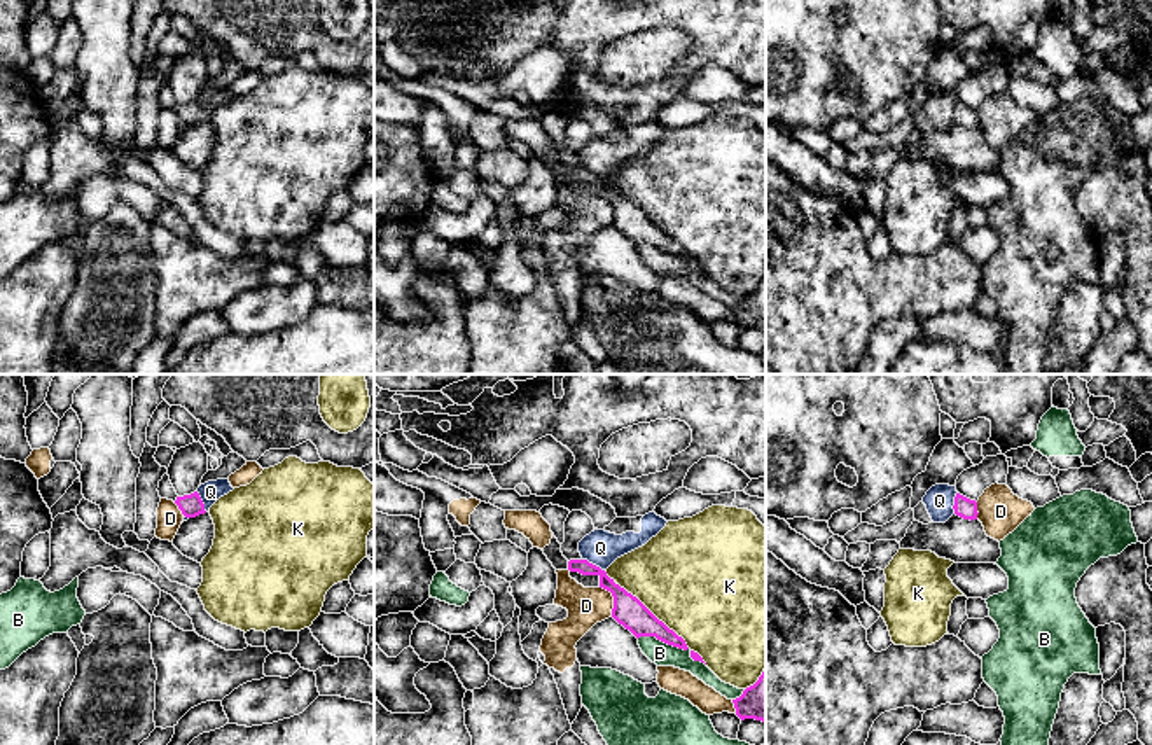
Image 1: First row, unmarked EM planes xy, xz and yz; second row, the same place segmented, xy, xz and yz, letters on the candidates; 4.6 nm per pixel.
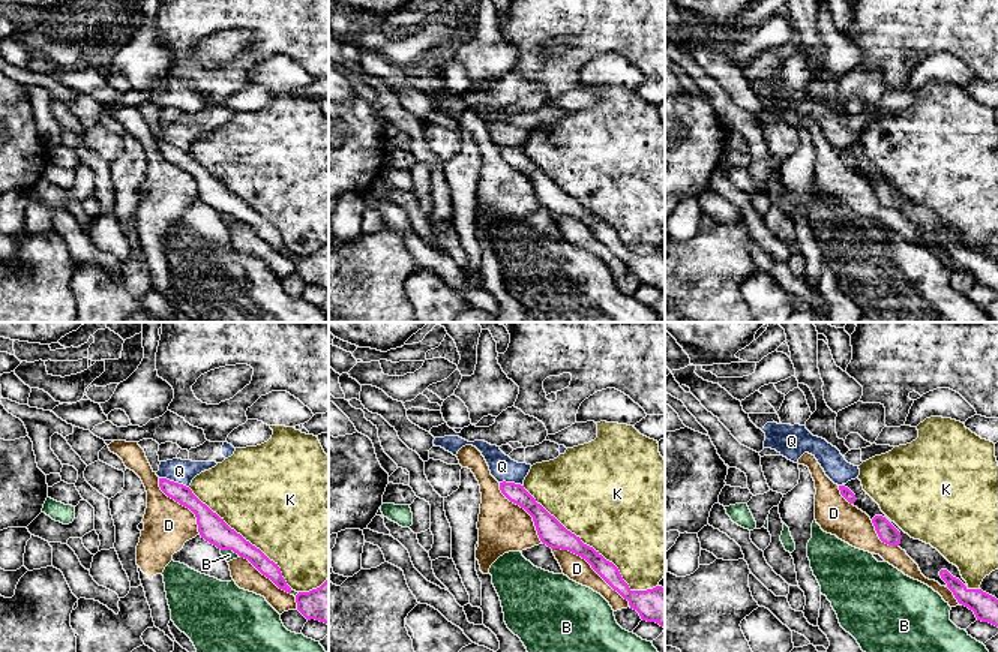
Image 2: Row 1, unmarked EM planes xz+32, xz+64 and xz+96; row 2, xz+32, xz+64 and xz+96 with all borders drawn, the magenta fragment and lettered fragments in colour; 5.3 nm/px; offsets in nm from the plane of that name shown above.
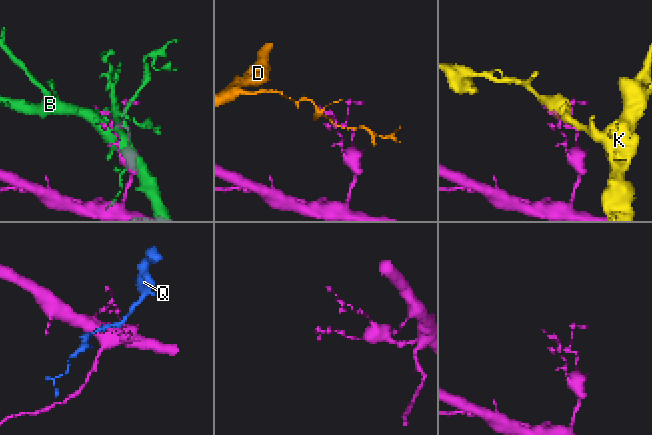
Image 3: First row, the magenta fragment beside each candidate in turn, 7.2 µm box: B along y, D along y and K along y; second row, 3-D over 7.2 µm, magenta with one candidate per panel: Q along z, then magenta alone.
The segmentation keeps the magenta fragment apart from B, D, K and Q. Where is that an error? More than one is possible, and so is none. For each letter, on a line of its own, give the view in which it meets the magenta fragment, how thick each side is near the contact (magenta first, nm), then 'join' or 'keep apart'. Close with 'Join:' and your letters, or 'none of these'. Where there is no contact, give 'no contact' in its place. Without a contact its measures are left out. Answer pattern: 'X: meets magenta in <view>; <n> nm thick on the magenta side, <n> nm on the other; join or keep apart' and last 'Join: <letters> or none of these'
B: meets magenta in xz; 140 nm thick on the magenta side, 110 nm on the other; keep apart
D: meets magenta in xz; 140 nm thick on the magenta side, 180 nm on the other; keep apart
K: meets magenta in xz; 140 nm thick on the magenta side, 500 nm on the other; keep apart
Q: meets magenta in xz; 120 nm thick on the magenta side, 160 nm on the other; keep apart
Join: none of these

